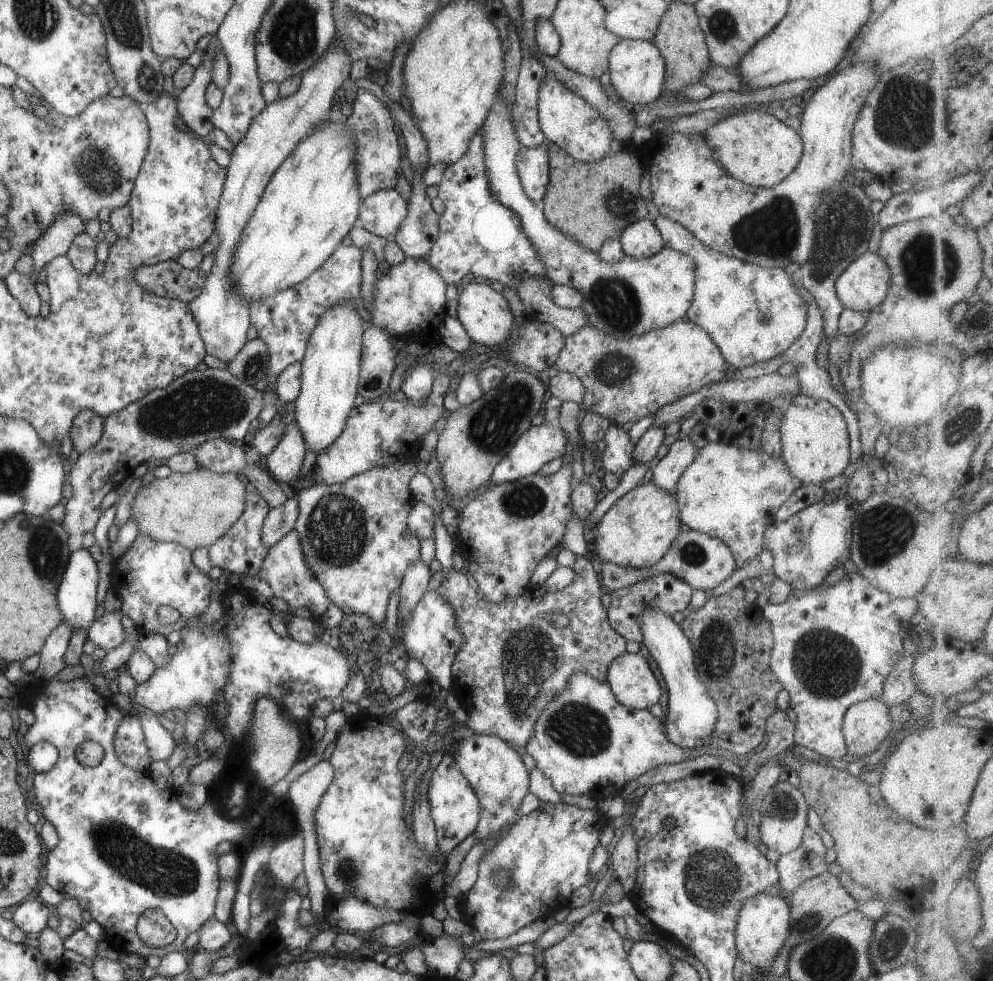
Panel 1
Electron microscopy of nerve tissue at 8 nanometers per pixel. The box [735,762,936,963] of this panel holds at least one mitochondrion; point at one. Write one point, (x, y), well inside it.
(782, 803)

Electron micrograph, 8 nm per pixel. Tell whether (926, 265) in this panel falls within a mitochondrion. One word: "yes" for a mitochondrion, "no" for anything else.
yes

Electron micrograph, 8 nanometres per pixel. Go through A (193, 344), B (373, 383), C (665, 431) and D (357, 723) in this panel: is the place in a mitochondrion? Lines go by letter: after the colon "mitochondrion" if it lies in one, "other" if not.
A: other
B: mitochondrion
C: other
D: other

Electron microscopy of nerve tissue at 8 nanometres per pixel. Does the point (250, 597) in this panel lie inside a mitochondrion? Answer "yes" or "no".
no

